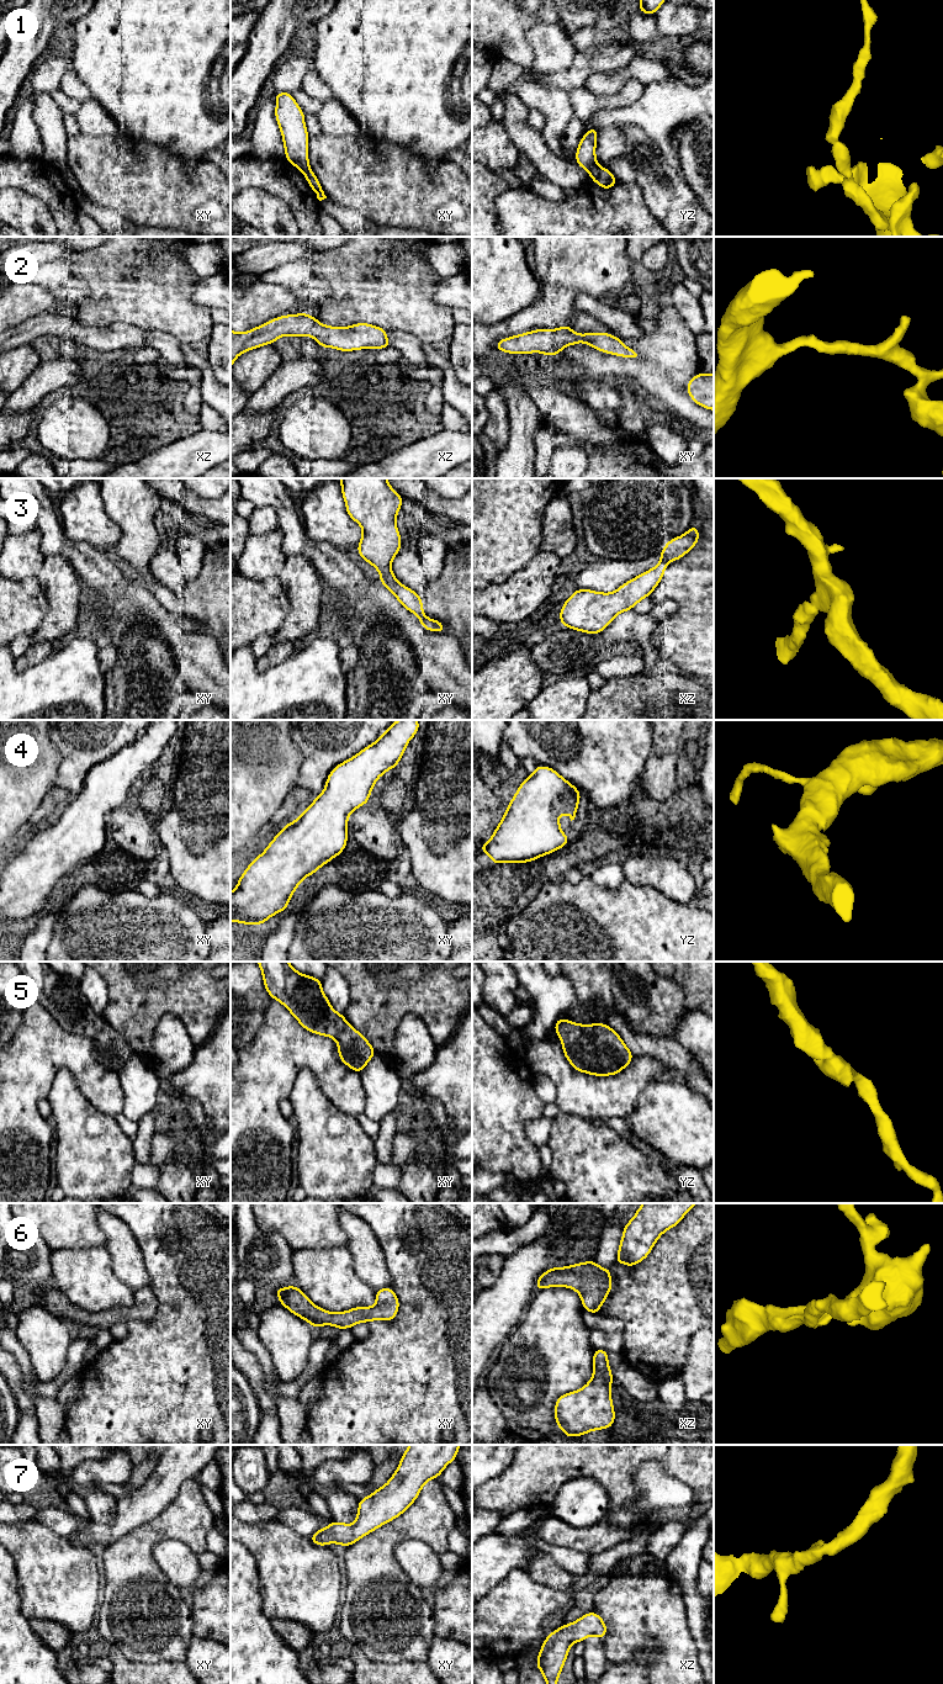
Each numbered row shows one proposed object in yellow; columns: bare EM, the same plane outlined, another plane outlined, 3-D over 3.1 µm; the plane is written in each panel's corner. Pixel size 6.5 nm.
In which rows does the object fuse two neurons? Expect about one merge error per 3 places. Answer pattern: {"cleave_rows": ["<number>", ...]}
{"cleave_rows": ["1"]}

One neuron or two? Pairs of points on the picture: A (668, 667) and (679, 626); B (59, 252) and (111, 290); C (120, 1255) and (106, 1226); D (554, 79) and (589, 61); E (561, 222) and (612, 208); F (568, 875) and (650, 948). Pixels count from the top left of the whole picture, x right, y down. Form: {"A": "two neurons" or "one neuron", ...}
{"A": "two neurons", "B": "two neurons", "C": "one neuron", "D": "one neuron", "E": "one neuron", "F": "two neurons"}

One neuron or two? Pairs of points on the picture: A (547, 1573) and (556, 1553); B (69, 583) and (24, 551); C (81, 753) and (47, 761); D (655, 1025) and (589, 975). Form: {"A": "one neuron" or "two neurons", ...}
{"A": "two neurons", "B": "one neuron", "C": "two neurons", "D": "one neuron"}

